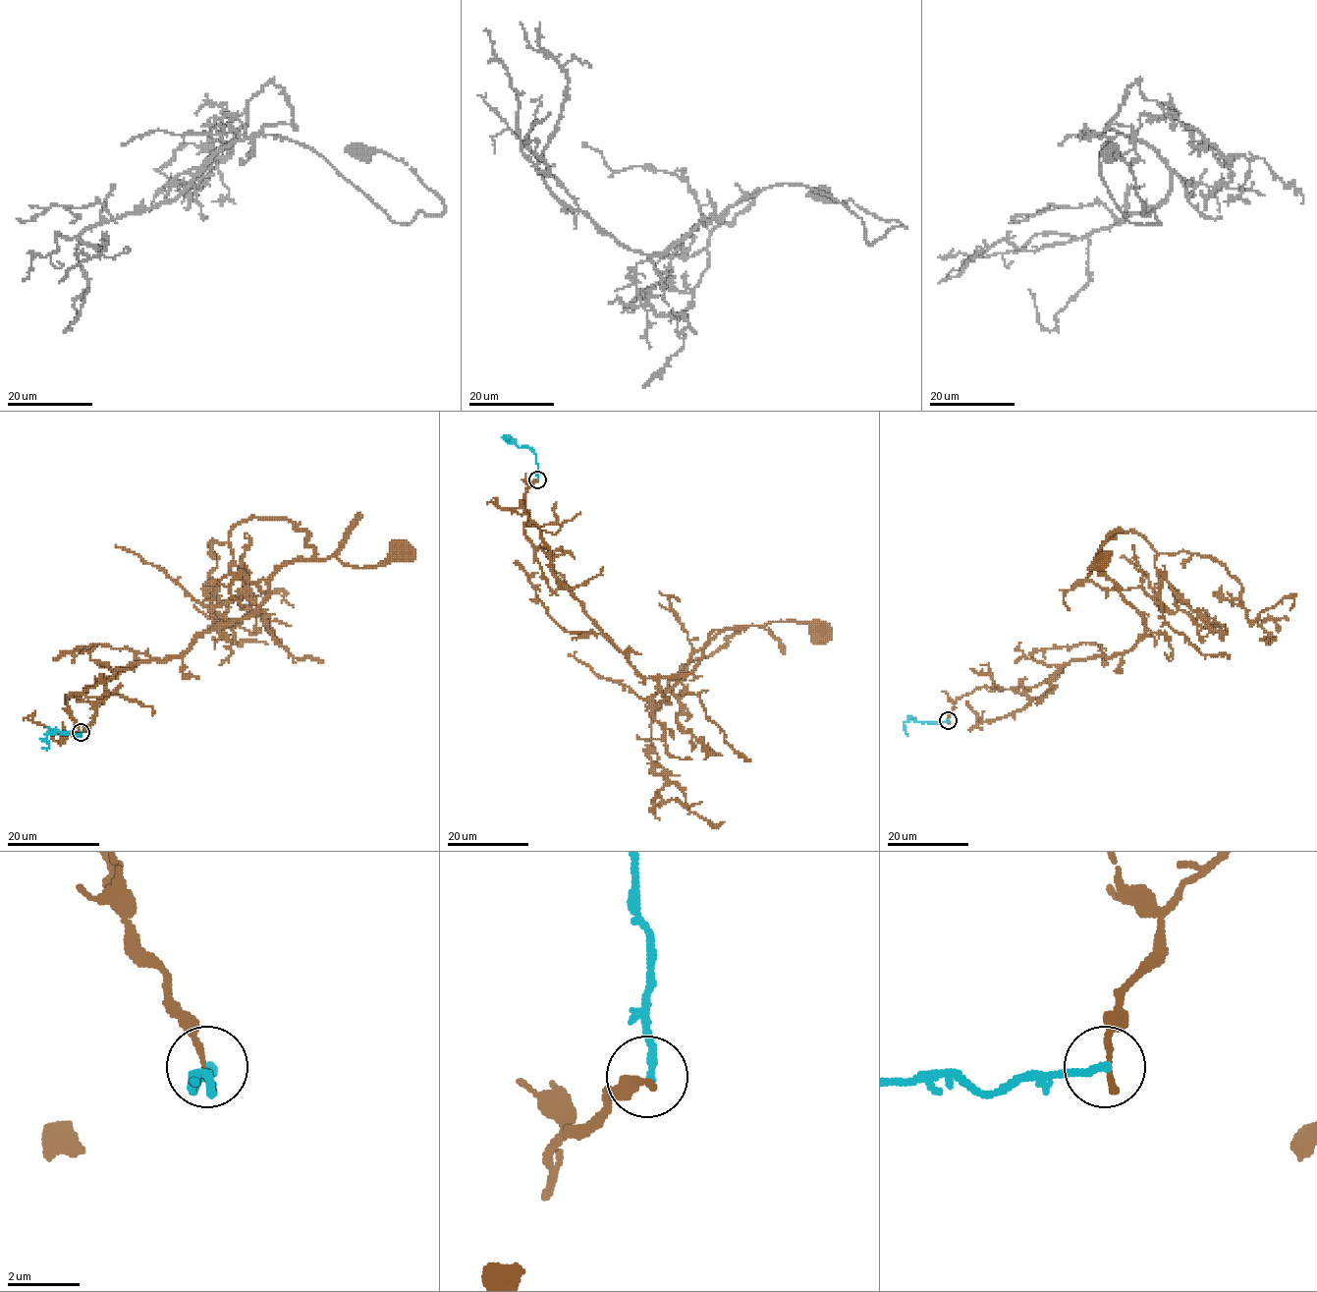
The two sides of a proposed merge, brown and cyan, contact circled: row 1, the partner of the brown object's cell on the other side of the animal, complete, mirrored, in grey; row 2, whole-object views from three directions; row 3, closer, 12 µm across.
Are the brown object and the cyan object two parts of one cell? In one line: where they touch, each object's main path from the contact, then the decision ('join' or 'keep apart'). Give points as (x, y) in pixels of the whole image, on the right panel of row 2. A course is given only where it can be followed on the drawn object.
at (948, 720); brown runs (949, 720), (978, 689), (1031, 688), (1146, 633), (1118, 587), (1094, 564), (1089, 575), (1101, 564); cyan runs (949, 720), (935, 723), (914, 719), (905, 721), (905, 732), (907, 733); keep apart

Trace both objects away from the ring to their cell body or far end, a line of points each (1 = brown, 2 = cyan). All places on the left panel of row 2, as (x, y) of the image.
1: (81, 732), (66, 697), (250, 617), (287, 562), (335, 554), (367, 567), (406, 554)
2: (81, 732), (81, 736), (57, 731), (49, 733), (48, 746), (42, 747)

